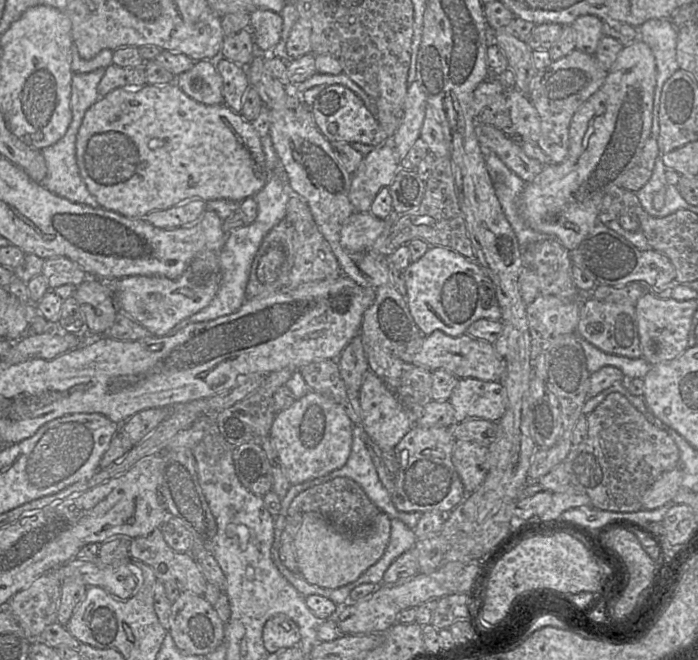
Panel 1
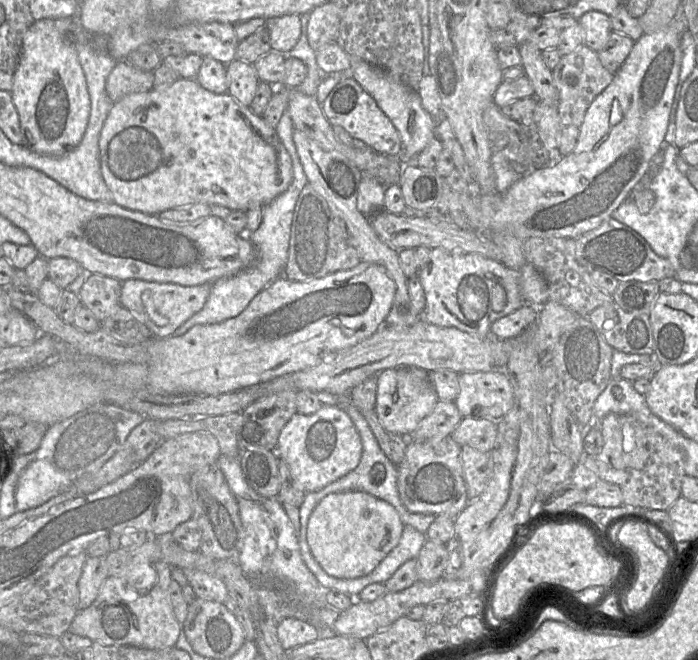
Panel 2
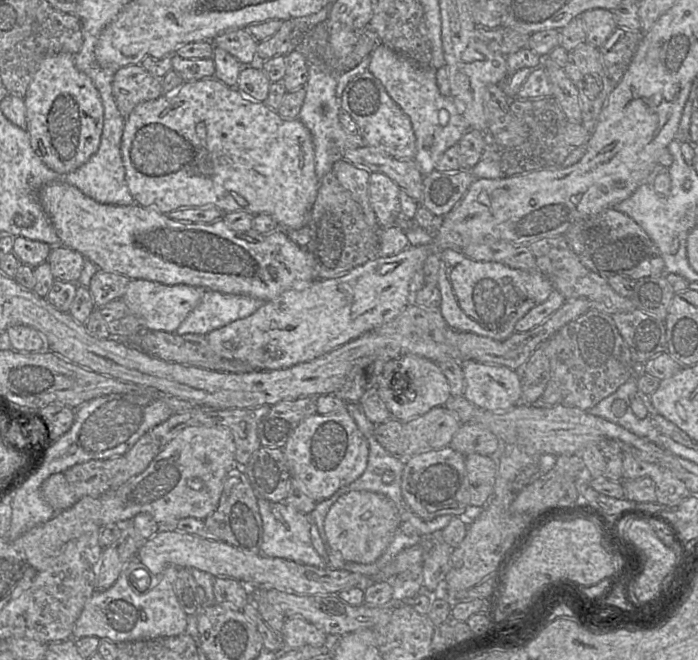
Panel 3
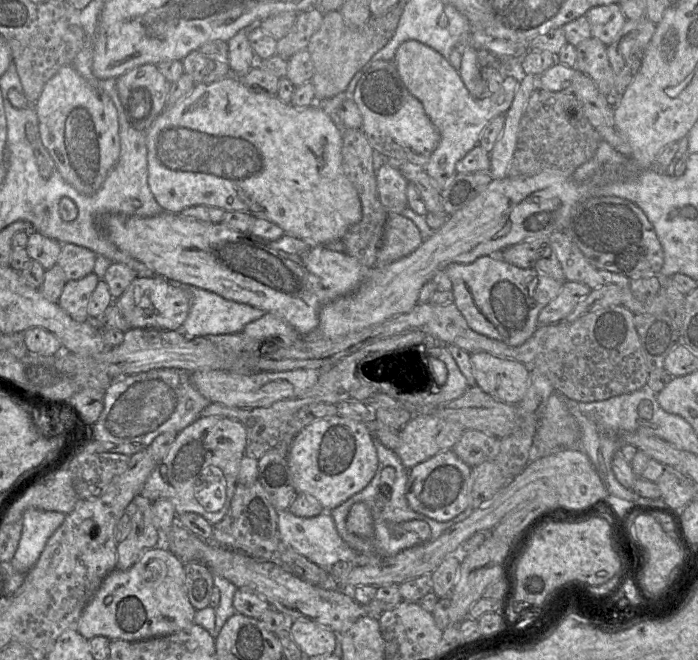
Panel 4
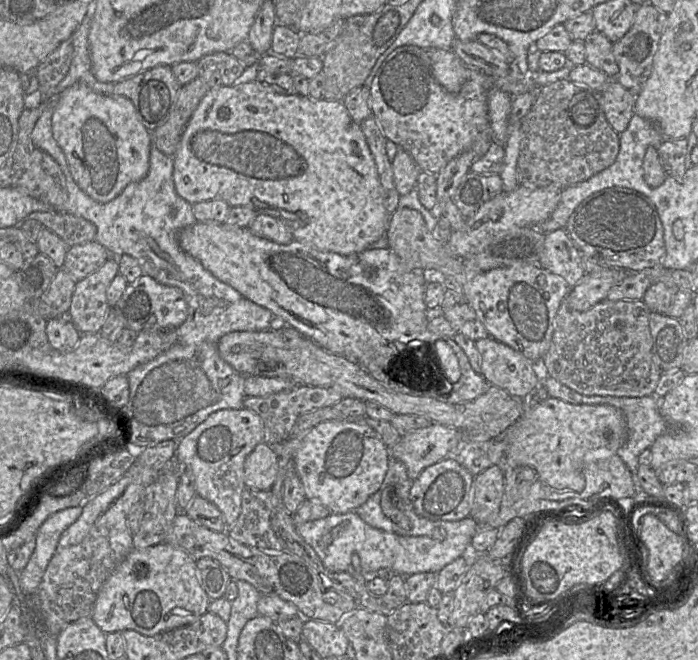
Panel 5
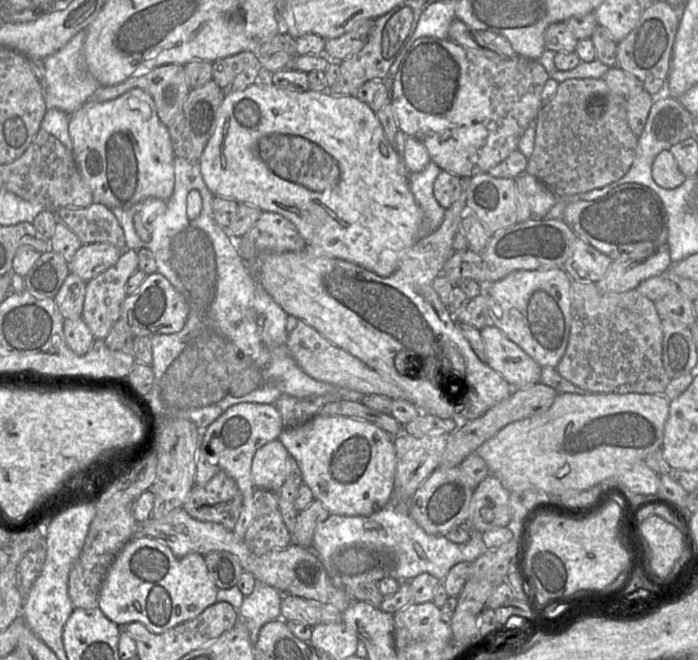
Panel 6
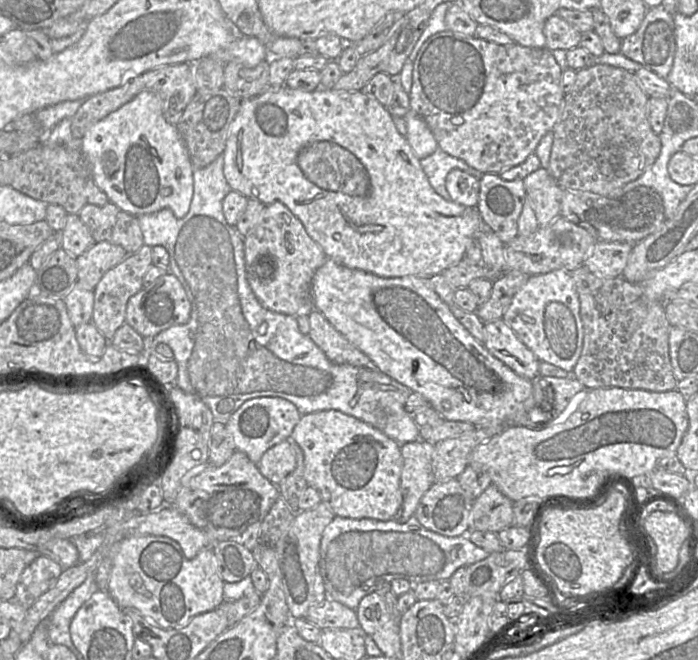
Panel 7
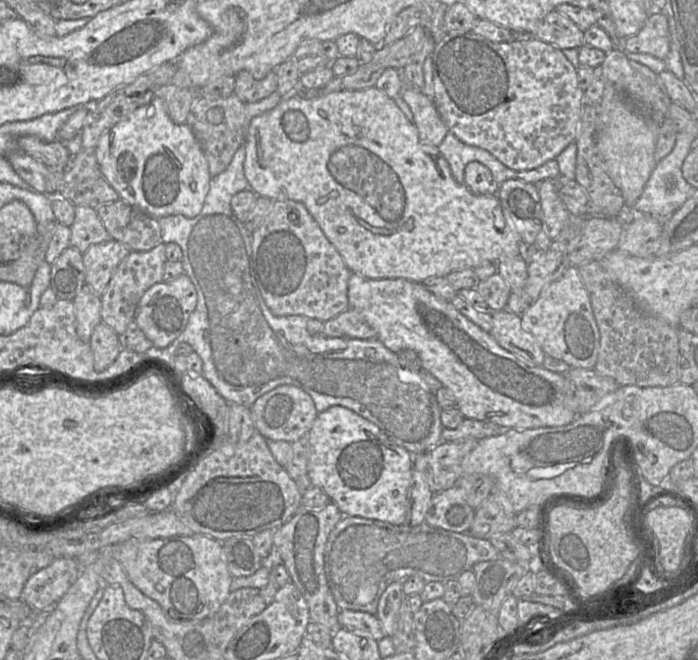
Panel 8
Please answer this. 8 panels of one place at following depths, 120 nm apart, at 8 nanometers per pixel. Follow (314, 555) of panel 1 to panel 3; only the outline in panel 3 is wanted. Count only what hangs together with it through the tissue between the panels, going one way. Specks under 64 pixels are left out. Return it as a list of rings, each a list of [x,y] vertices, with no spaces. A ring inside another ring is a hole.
[[[352,491],[339,497],[330,507],[324,520],[324,531],[329,547],[339,551],[345,560],[359,564],[371,564],[385,552],[400,525],[400,514],[392,500],[374,492]]]

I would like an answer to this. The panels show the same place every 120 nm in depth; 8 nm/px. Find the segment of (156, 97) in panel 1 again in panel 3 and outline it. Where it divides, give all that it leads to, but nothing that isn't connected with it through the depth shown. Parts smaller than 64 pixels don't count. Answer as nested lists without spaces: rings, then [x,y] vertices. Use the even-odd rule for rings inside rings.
[[[215,77],[185,81],[175,92],[163,94],[155,100],[136,106],[125,118],[120,149],[125,168],[125,181],[135,204],[153,208],[164,214],[189,205],[215,206],[224,213],[245,212],[252,216],[267,214],[278,223],[280,229],[299,230],[304,228],[308,222],[320,184],[315,172],[313,138],[308,128],[298,118],[293,120],[281,118],[276,110],[270,109],[264,102],[256,102],[244,96],[236,87],[229,87]]]

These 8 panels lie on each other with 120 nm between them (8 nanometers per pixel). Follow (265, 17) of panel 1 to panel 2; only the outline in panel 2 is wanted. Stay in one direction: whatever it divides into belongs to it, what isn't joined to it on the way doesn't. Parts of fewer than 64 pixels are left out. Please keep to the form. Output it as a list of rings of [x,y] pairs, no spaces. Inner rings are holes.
[[[284,15],[265,20],[270,32],[272,51],[288,52],[294,48],[301,36],[300,15]]]

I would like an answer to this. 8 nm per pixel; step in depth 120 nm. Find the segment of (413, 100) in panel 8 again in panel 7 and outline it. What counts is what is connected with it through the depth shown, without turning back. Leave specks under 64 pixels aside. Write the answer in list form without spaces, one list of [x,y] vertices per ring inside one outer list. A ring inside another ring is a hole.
[[[408,110],[404,118],[407,127],[406,139],[416,157],[422,160],[433,154],[438,143],[426,121],[412,110]]]

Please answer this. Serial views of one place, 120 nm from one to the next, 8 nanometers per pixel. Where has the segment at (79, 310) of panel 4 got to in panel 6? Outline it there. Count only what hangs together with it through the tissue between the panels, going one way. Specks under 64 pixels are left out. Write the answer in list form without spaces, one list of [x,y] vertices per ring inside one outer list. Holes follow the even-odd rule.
[[[125,249],[115,265],[86,283],[81,318],[89,327],[95,339],[104,340],[113,325],[120,319],[121,306],[127,297],[126,284],[130,276],[138,270],[138,262],[137,251]]]

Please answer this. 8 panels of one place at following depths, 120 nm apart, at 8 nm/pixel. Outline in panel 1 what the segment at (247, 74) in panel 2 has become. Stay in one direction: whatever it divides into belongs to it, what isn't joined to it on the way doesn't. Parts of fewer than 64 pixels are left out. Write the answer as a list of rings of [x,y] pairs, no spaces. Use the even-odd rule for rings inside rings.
[[[221,57],[216,59],[214,63],[223,79],[224,104],[233,111],[240,112],[244,94],[250,87],[245,67]]]

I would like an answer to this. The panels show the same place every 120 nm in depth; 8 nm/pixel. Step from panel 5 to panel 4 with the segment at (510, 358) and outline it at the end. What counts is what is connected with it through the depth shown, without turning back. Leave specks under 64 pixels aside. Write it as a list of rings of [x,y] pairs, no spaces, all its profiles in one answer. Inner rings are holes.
[[[486,352],[471,354],[475,385],[494,399],[517,405],[529,386],[529,366],[509,359],[498,358]]]

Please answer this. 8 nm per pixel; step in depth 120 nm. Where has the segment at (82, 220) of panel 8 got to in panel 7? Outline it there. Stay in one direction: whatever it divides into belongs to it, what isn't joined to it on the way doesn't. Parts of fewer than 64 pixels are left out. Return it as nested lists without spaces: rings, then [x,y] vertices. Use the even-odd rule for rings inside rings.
[[[68,214],[61,232],[55,233],[60,233],[61,248],[74,258],[77,258],[95,244],[89,228],[77,214]]]

